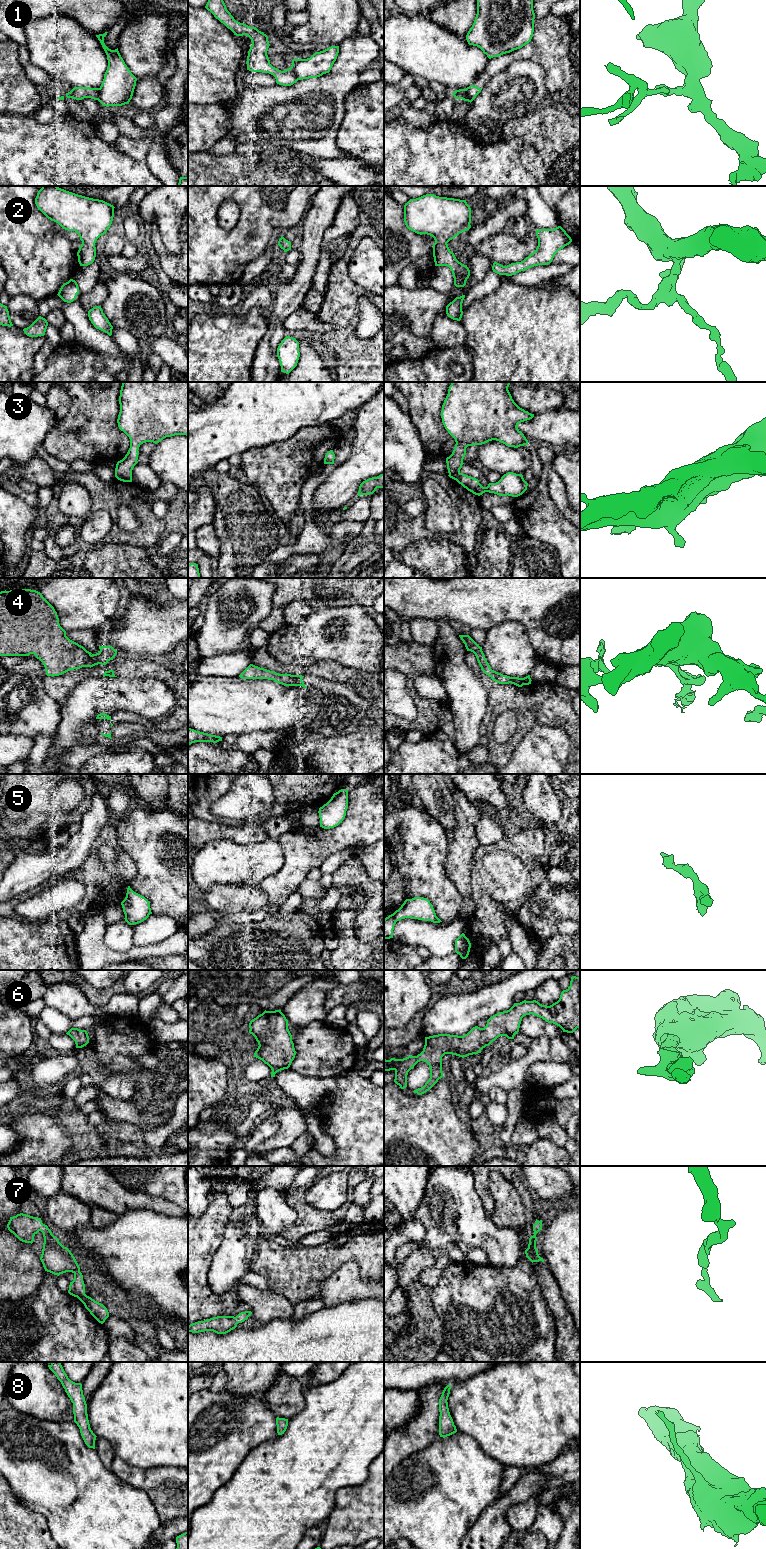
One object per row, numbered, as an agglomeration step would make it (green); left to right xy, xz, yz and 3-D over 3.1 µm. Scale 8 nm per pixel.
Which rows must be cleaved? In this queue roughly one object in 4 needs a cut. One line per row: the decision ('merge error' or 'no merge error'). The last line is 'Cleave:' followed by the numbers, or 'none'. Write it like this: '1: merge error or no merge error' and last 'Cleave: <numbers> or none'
1: merge error
2: no merge error
3: no merge error
4: no merge error
5: no merge error
6: no merge error
7: no merge error
8: no merge error
Cleave: 1

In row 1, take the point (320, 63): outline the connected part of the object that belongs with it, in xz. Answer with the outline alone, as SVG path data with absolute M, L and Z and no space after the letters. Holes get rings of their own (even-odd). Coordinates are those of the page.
M339 46L315 52L307 59L293 59L291 68L299 80L317 78L329 73L339 53Z

